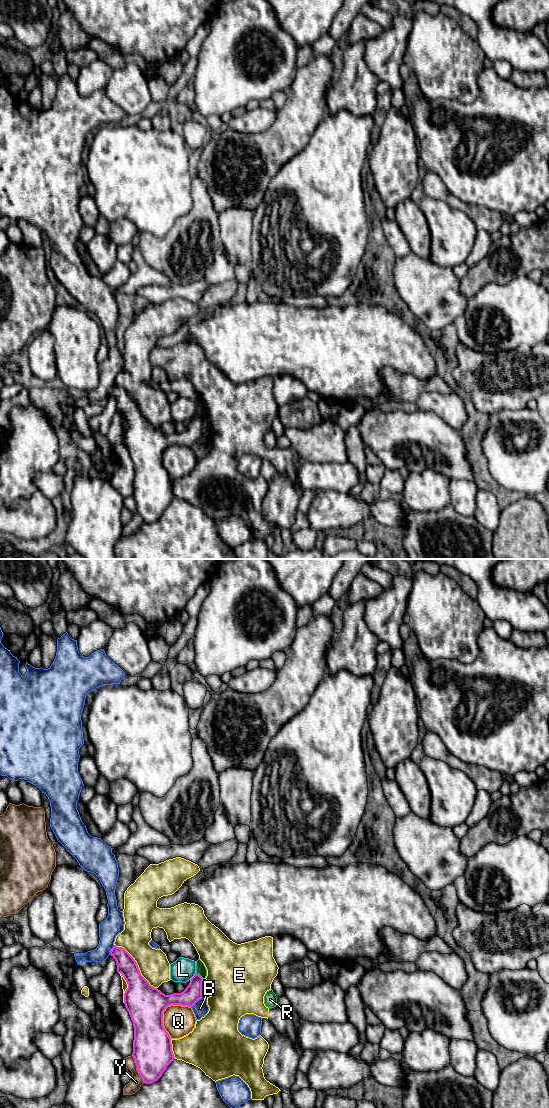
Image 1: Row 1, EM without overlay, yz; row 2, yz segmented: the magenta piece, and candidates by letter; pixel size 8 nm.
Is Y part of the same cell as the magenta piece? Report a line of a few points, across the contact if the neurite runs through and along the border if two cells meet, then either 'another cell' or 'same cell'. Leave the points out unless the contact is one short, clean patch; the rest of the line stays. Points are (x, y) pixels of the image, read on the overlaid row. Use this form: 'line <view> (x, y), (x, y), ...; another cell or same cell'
another cell

